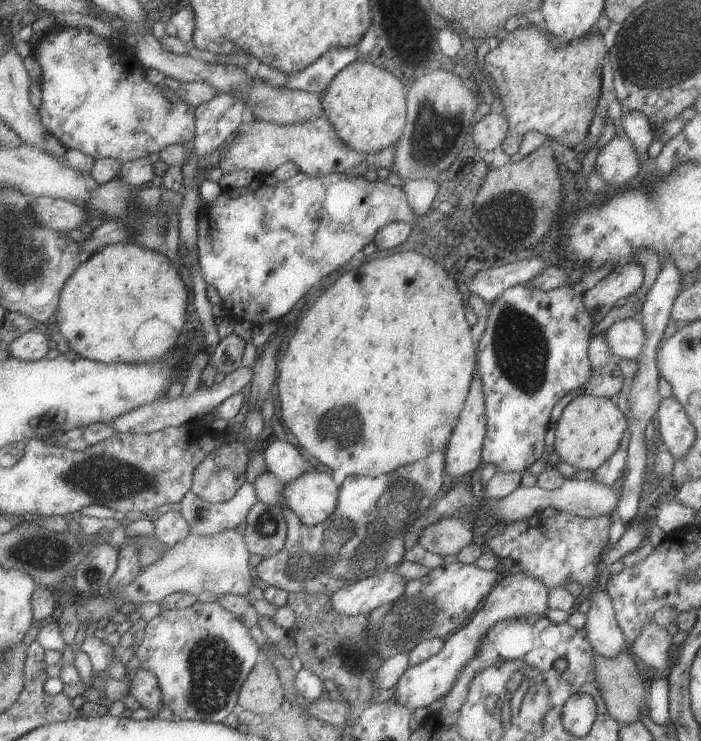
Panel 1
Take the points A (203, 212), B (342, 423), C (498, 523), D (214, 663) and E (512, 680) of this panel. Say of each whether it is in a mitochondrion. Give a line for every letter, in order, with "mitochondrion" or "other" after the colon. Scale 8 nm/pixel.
A: other
B: mitochondrion
C: other
D: mitochondrion
E: mitochondrion

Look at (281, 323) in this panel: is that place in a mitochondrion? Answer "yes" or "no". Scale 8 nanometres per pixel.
no

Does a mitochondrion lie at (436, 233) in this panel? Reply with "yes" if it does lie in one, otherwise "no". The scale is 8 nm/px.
yes

